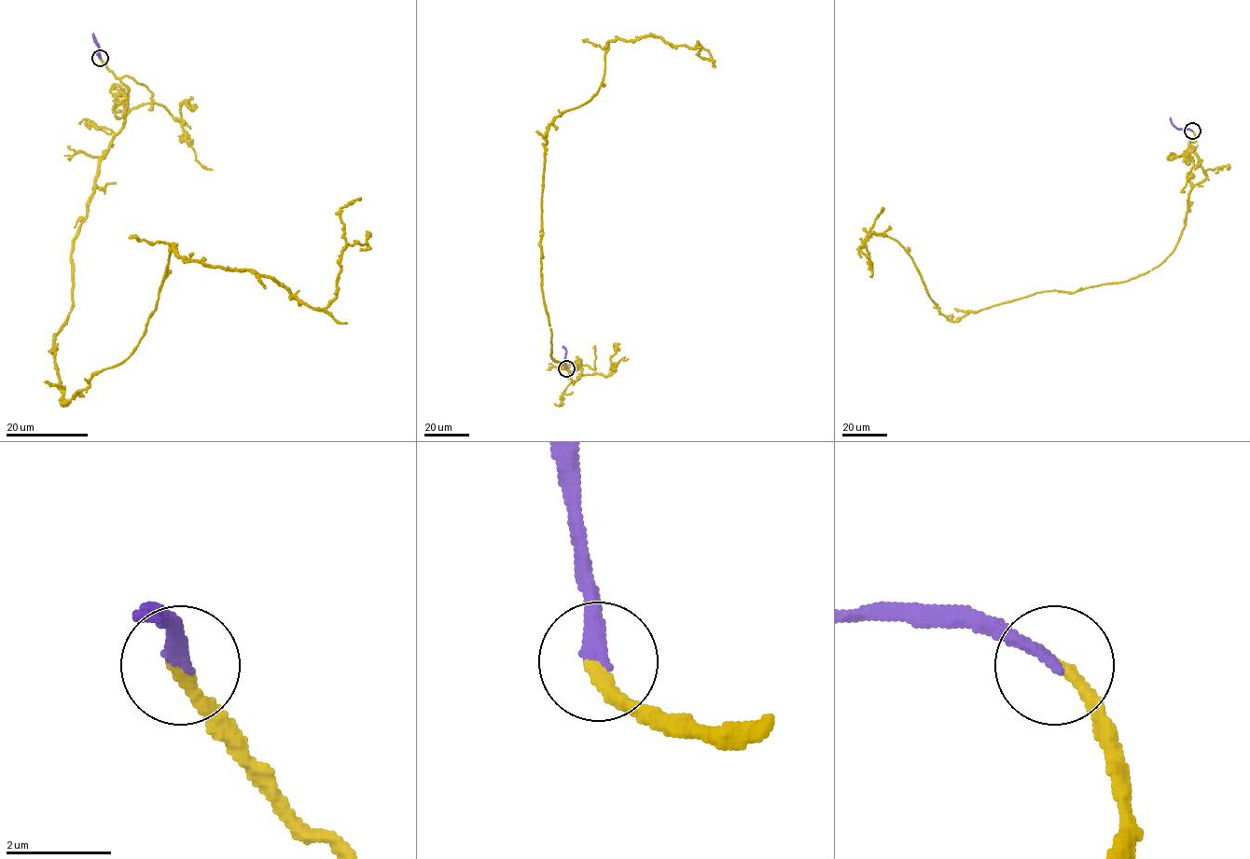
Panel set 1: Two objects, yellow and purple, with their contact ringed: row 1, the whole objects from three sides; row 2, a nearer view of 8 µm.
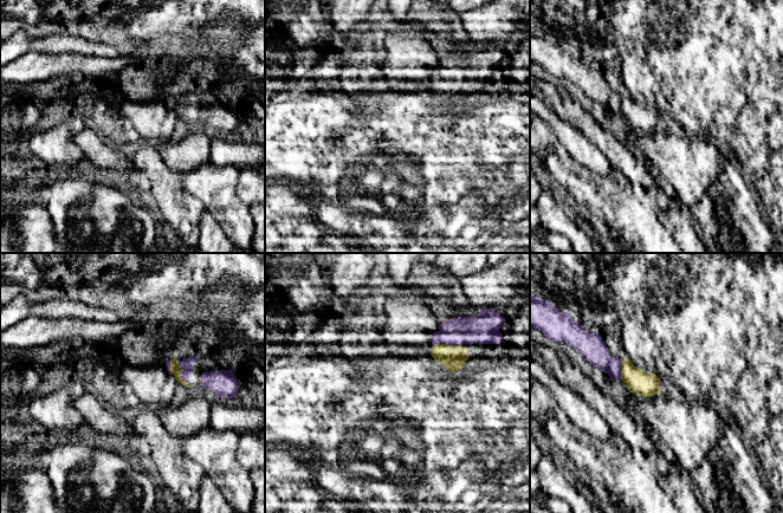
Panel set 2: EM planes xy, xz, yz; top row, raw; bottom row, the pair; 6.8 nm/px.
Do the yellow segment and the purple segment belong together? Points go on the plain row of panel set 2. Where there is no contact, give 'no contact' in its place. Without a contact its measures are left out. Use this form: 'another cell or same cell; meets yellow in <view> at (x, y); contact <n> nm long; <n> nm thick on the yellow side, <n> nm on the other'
same cell; meets yellow in xy at (180, 106); contact 170 nm long; 80 nm thick on the yellow side, 90 nm on the other

